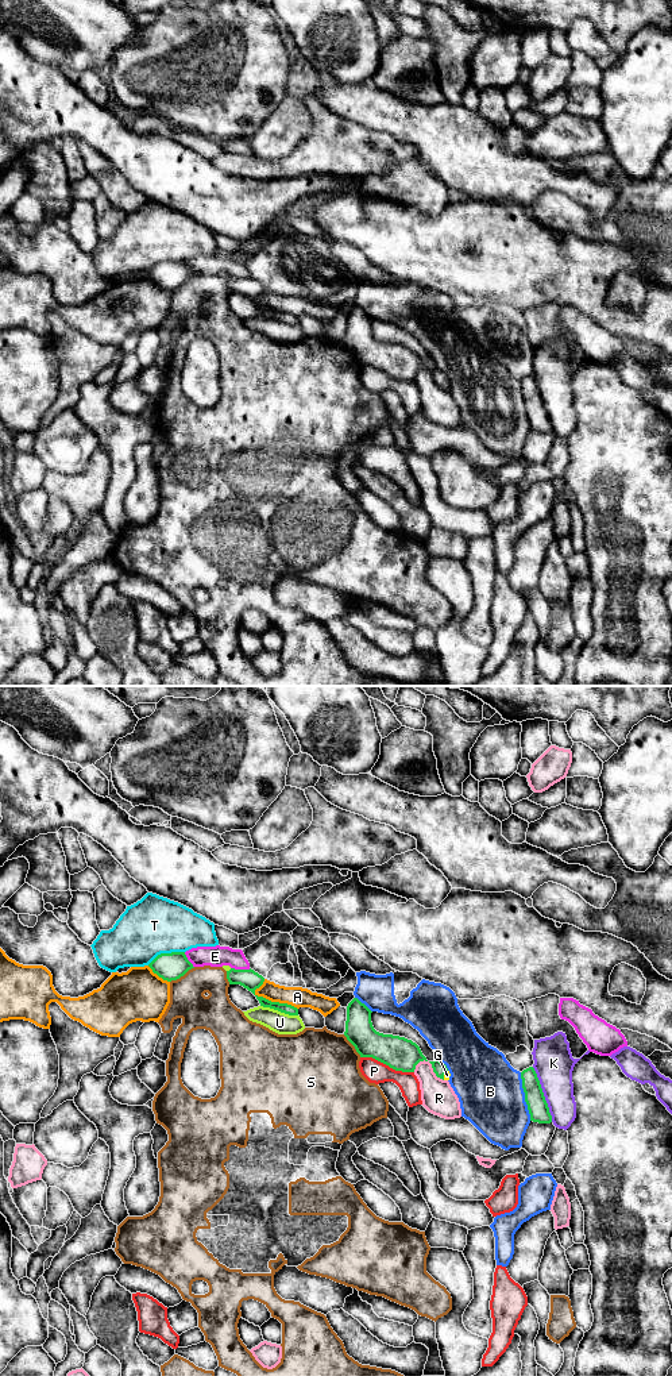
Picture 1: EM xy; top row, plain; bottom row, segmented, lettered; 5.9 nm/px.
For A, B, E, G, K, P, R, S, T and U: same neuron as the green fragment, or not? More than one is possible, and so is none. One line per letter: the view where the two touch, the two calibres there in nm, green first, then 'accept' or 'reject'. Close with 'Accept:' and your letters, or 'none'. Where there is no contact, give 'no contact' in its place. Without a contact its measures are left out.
A: xy | 120/120 nm | reject
B: xy | 120/380 nm | reject
E: xy | 120/130 nm | reject
G: xy | 80/40 nm | accept
K: xy | 120/240 nm | reject
P: xy | 200/140 nm | reject
R: xy | 80/200 nm | reject
S: xy | 160/200 nm | reject
T: xy | 160/340 nm | reject
U: xy | 120/130 nm | reject
Accept: G

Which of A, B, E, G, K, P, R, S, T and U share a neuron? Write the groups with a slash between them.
A / B / E / G / K / P / R U / S / T

